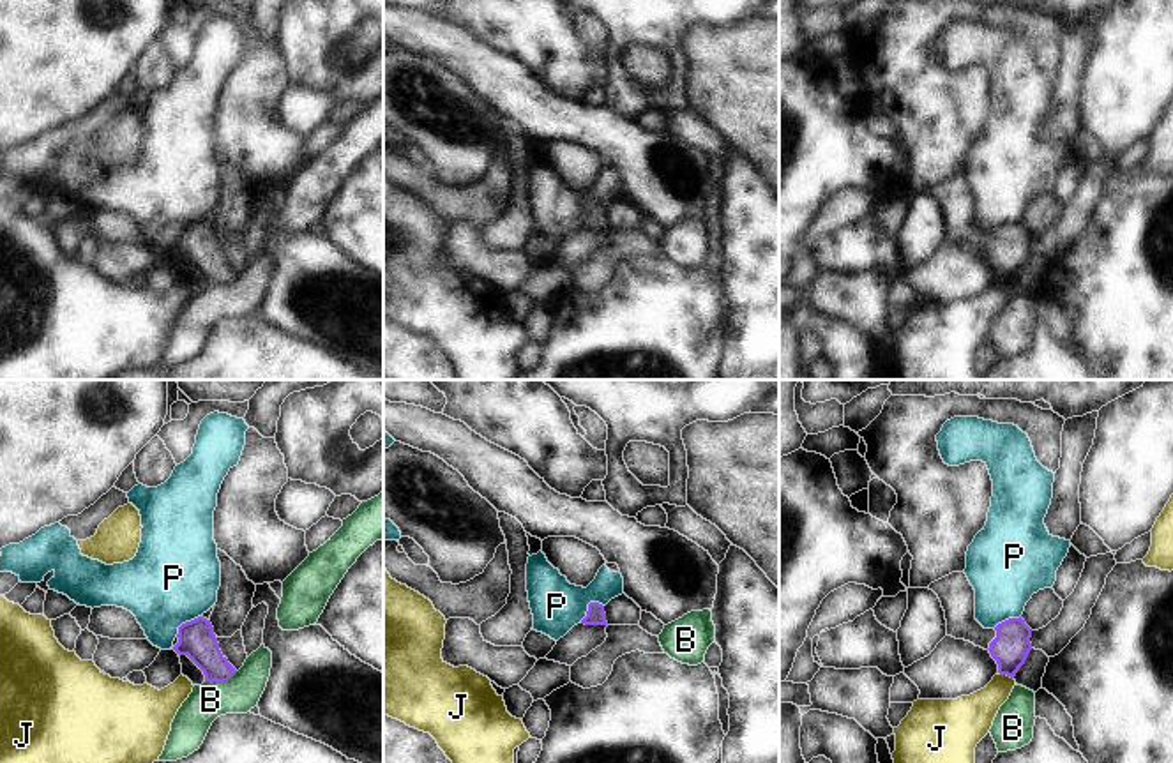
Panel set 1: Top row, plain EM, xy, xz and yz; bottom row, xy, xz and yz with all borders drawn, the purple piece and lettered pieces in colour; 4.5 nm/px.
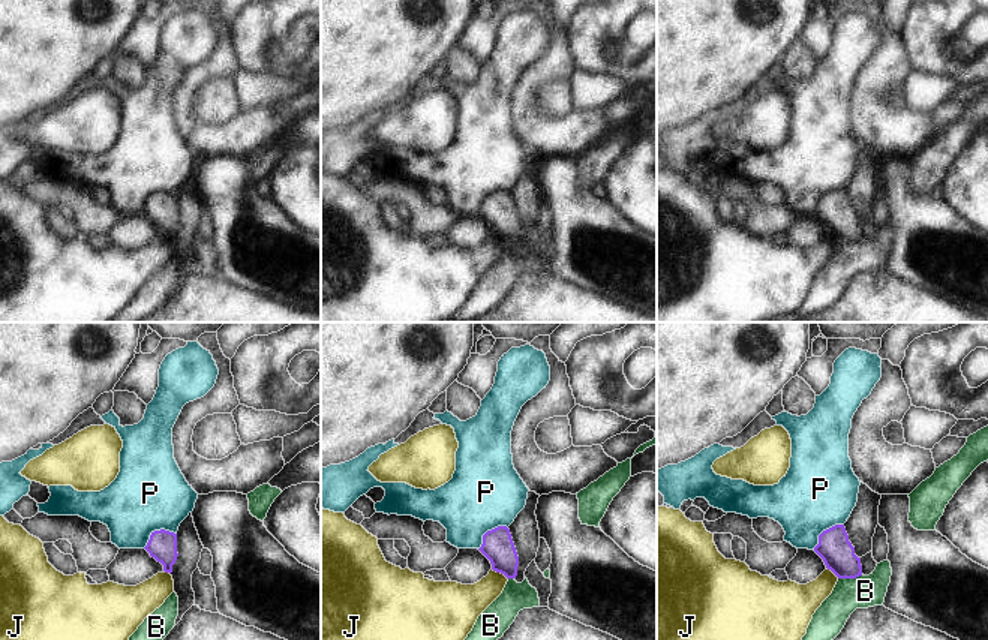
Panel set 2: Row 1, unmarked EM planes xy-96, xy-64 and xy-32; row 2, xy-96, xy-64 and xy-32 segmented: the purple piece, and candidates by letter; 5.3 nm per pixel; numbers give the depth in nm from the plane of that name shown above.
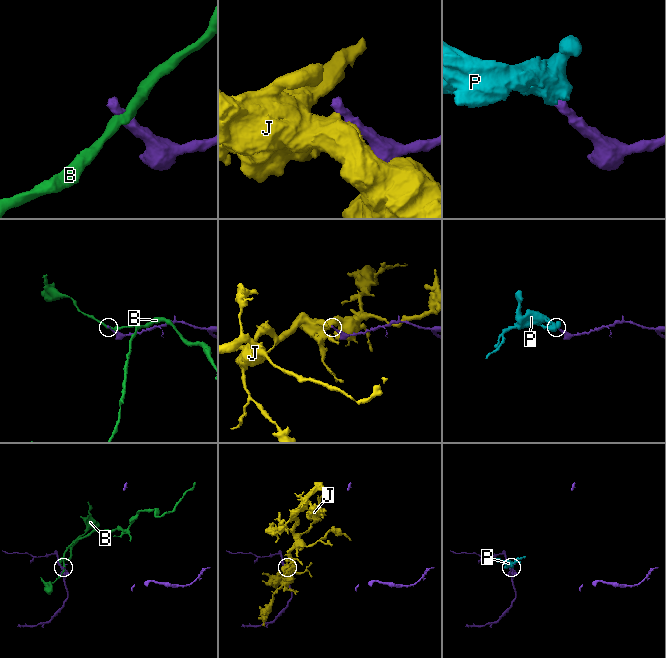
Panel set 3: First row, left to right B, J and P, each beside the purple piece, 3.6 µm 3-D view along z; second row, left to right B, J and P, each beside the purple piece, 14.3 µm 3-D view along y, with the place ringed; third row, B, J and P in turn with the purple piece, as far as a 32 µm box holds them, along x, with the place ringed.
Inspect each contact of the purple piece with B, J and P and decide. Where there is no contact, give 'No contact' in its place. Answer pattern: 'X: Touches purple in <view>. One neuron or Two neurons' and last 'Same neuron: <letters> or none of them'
B: Touches purple in xy. Two neurons
J: Touches purple in yz. Two neurons
P: Touches purple in xy. Two neurons
Same neuron: none of them.

